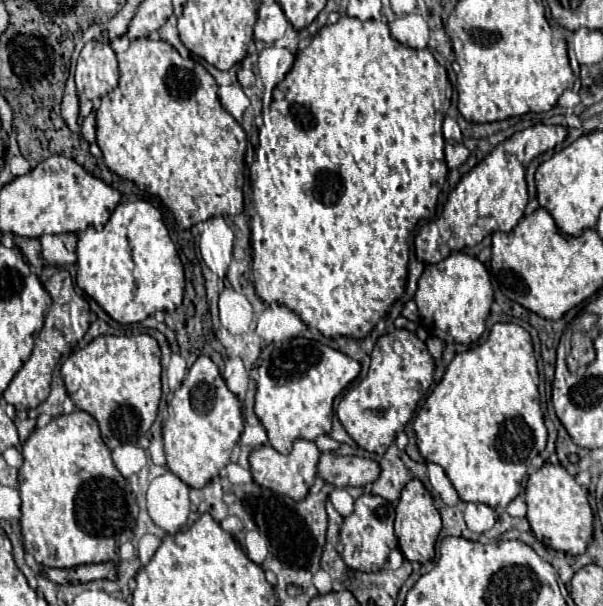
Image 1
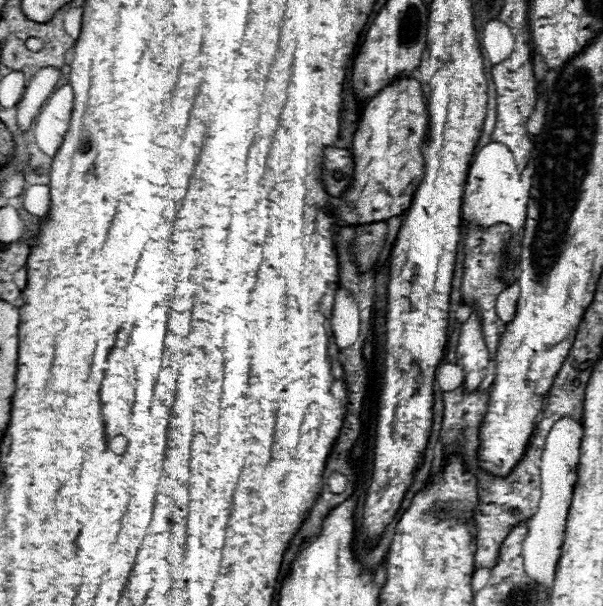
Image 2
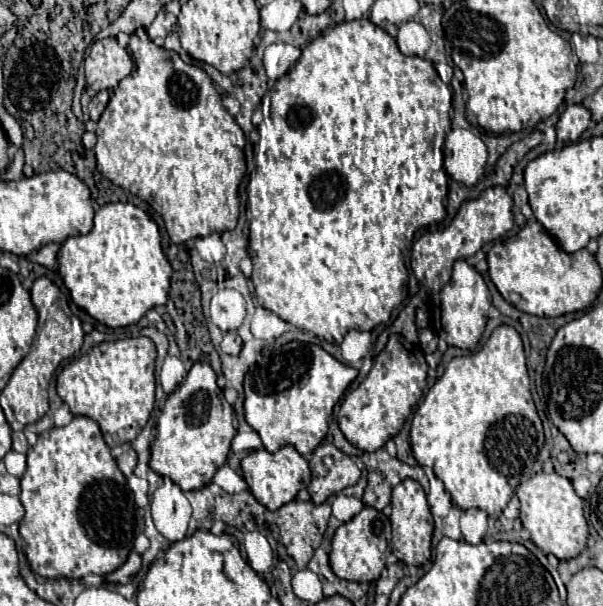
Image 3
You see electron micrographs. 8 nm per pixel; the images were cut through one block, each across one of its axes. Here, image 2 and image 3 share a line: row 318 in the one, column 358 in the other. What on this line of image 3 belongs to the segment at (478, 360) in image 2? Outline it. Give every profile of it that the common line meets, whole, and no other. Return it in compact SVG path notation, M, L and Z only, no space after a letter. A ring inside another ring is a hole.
M332 444L318 446L310 456L312 482L308 492L314 504L322 504L330 494L336 494L348 486L354 486L360 478L360 468L350 456Z

